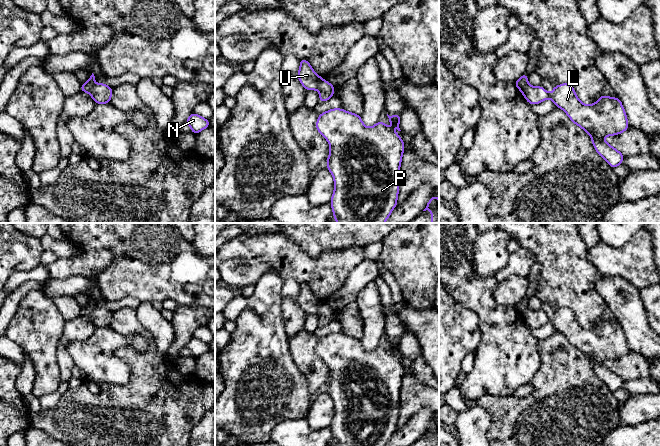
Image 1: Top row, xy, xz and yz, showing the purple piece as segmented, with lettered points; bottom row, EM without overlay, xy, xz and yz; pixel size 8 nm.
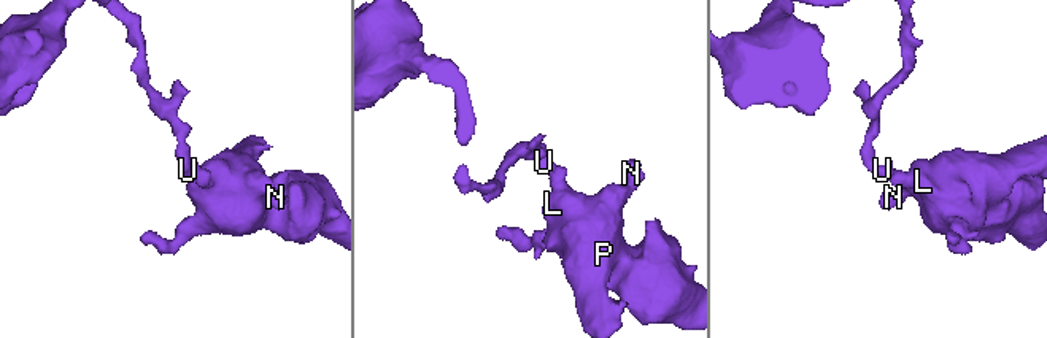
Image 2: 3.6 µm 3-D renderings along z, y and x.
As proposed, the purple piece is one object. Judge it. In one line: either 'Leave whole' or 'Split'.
Split

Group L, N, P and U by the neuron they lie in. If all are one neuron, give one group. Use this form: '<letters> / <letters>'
L N P / U

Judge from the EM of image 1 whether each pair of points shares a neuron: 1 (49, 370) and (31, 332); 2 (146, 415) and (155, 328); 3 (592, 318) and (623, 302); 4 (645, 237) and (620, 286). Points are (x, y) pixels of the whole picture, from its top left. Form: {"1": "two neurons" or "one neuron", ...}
{"1": "one neuron", "2": "two neurons", "3": "two neurons", "4": "two neurons"}

